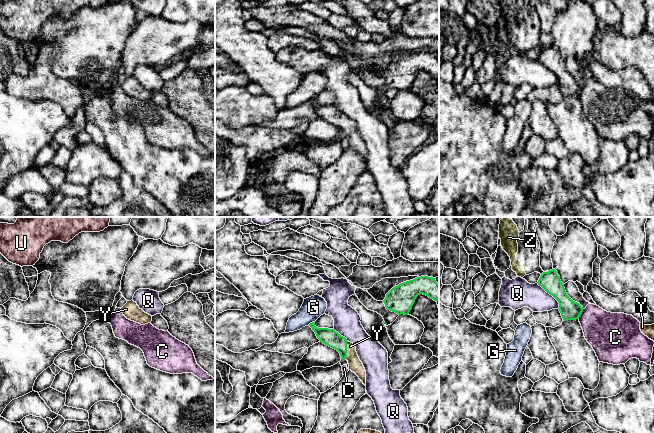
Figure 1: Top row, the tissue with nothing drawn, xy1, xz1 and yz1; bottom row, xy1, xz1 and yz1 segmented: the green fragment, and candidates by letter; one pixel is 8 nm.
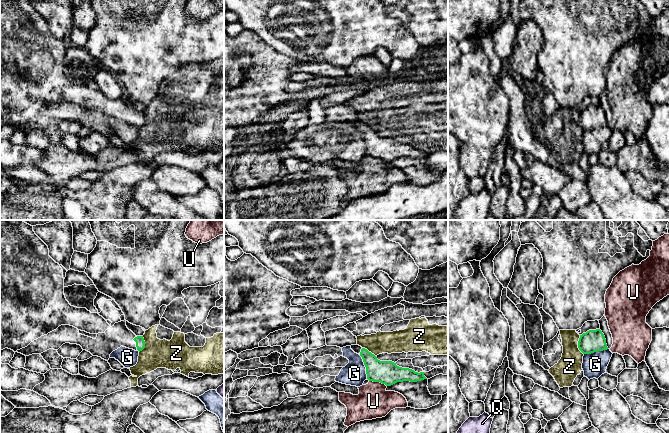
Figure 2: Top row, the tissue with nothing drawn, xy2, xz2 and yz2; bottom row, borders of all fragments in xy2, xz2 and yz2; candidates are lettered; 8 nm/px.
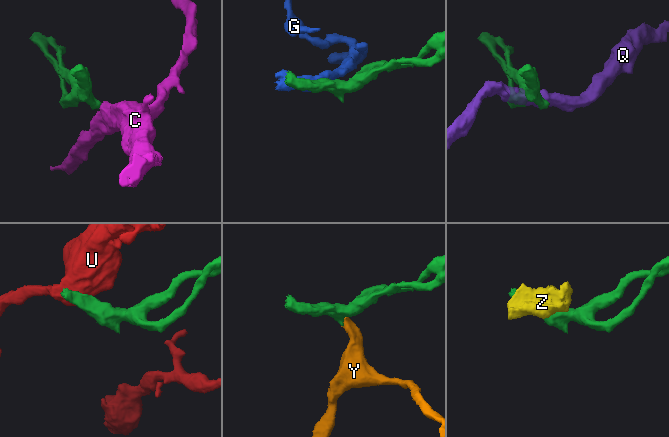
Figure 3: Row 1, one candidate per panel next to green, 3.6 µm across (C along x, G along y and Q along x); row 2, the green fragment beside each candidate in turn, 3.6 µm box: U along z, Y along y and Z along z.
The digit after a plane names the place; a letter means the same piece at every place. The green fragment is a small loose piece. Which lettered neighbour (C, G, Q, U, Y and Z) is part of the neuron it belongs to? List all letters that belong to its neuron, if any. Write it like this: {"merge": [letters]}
{"merge": ["Y"]}

